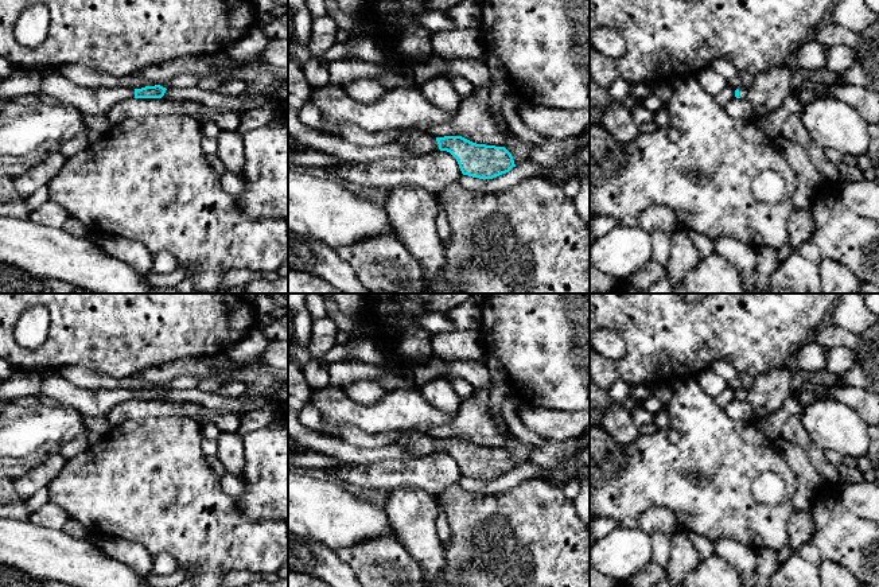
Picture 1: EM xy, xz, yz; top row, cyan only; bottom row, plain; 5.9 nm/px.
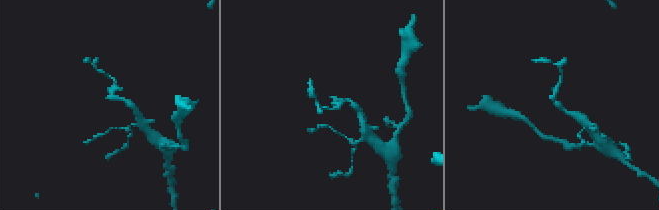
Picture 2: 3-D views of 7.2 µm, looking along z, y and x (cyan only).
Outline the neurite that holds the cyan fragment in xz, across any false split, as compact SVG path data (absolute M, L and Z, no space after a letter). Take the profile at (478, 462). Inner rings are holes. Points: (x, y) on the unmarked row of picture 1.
M346 425L339 429L338 436L363 448L398 444L416 456L447 452L456 460L463 477L479 481L493 481L516 469L512 455L505 448L477 446L462 438L435 439L419 429L369 434L358 427Z

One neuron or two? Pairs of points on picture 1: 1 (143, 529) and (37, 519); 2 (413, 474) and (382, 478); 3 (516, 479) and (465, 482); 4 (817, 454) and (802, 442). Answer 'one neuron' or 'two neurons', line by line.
1: two neurons
2: one neuron
3: one neuron
4: one neuron

